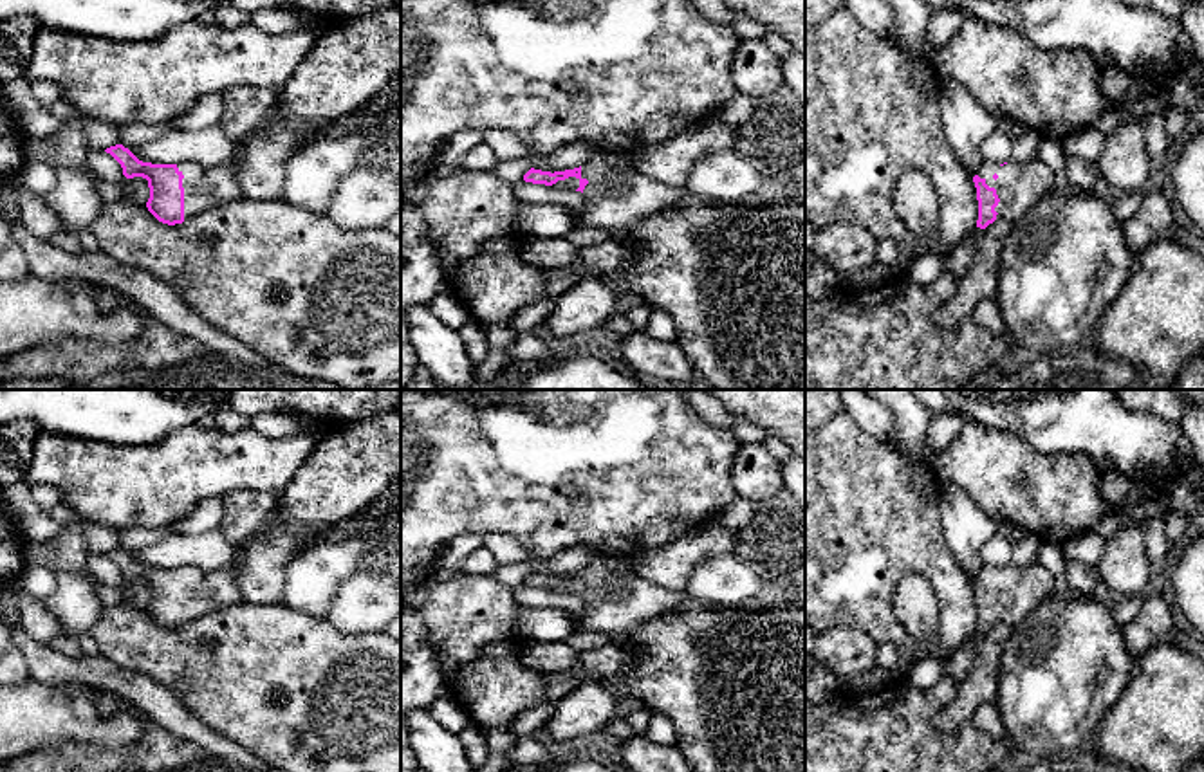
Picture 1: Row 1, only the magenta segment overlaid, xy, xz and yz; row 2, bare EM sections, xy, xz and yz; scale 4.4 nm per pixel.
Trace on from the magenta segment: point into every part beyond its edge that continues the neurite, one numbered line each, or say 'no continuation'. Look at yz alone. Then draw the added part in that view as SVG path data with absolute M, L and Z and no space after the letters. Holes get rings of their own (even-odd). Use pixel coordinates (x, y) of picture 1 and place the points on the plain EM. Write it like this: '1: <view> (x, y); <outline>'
1: yz (1018, 590); M1040 563L1025 568L1009 565L1004 570L984 565L975 579L996 593L1000 602L995 611L996 622L1005 622L1011 628L1054 592L1052 575Z

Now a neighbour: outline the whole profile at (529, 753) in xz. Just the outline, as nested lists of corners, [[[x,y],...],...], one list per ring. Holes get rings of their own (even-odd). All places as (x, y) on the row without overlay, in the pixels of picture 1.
[[[520,736],[513,749],[511,763],[533,772],[551,768],[556,758],[543,738]]]

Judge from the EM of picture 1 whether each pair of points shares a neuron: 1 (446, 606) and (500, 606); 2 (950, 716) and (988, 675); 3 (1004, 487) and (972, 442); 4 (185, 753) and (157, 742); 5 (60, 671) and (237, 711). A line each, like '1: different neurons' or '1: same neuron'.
1: same neuron
2: same neuron
3: same neuron
4: same neuron
5: different neurons

